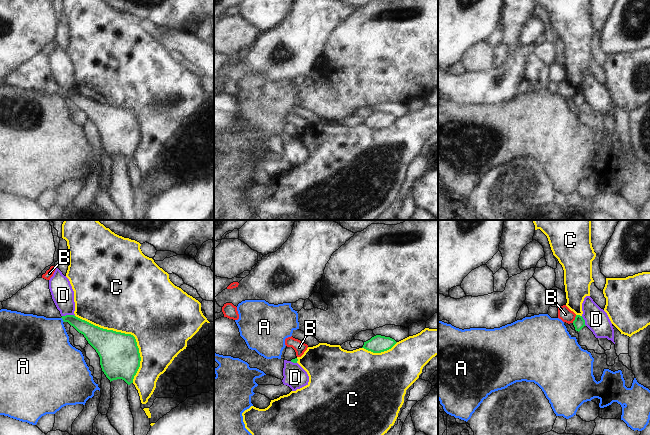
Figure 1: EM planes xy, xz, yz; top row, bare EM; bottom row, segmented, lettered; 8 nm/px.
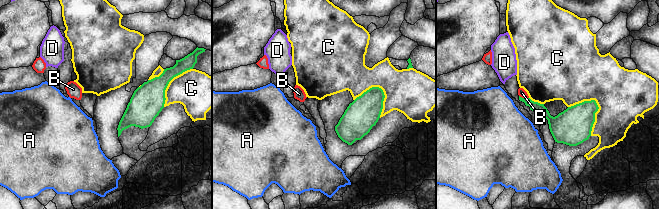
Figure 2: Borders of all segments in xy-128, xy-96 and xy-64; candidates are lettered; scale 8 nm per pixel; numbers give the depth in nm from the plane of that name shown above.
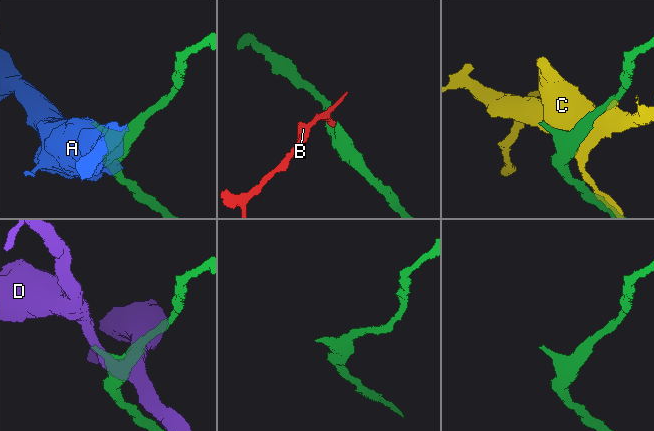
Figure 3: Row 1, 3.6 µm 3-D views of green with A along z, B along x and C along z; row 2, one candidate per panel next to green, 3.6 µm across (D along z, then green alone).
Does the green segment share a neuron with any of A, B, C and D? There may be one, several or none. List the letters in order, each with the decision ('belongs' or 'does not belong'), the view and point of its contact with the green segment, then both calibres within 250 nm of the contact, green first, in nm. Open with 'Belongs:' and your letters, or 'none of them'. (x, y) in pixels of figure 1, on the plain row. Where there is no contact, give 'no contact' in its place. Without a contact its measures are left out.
Belongs: none of them
A: does not belong | xy (62, 94) | 120/400 nm
B: does not belong | yz (575, 95) | 90/110 nm
C: does not belong | xy (127, 110) | 320/480 nm
D: does not belong | xy (68, 91) | 140/180 nm

